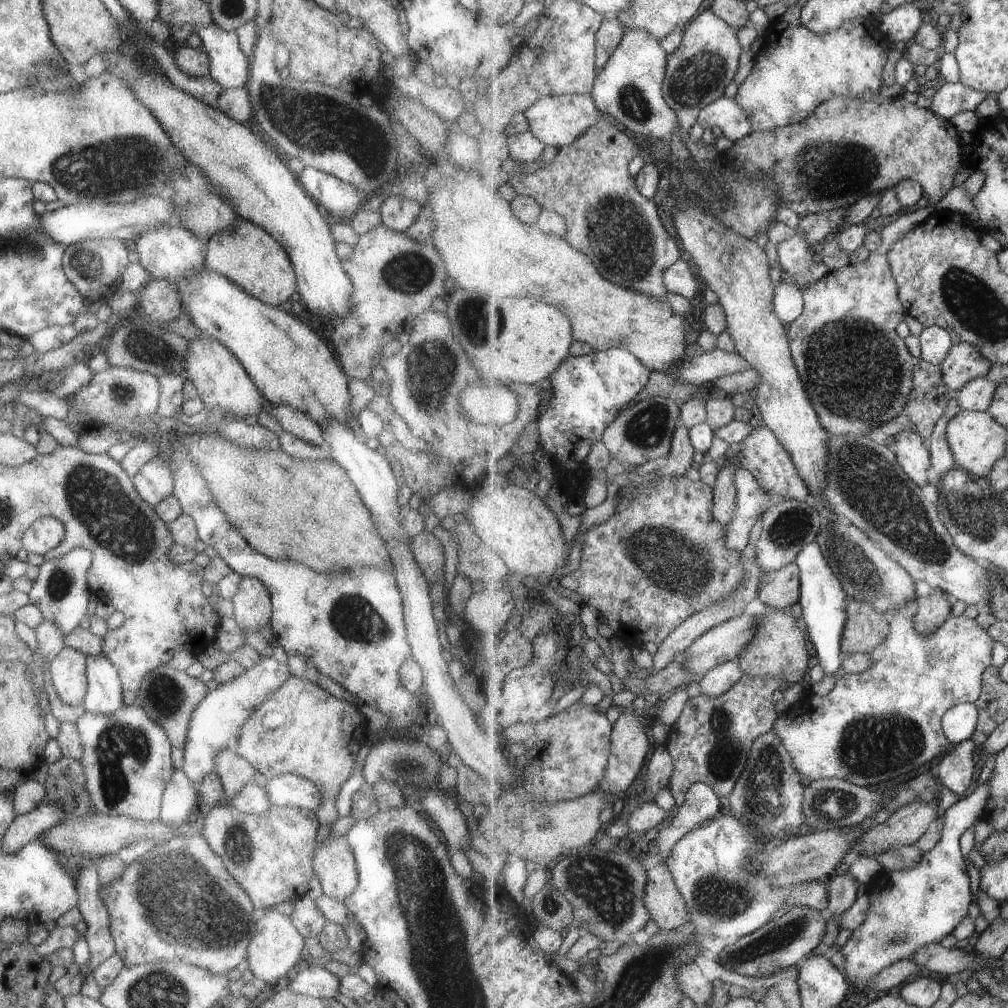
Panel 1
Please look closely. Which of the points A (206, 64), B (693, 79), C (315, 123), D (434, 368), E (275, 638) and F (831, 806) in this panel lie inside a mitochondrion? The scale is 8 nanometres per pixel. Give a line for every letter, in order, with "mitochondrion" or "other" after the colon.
A: other
B: mitochondrion
C: mitochondrion
D: mitochondrion
E: other
F: mitochondrion

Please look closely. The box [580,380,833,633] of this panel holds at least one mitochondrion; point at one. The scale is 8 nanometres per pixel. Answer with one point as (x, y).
(670, 559)

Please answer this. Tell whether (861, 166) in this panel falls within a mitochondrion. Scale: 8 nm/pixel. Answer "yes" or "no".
yes

